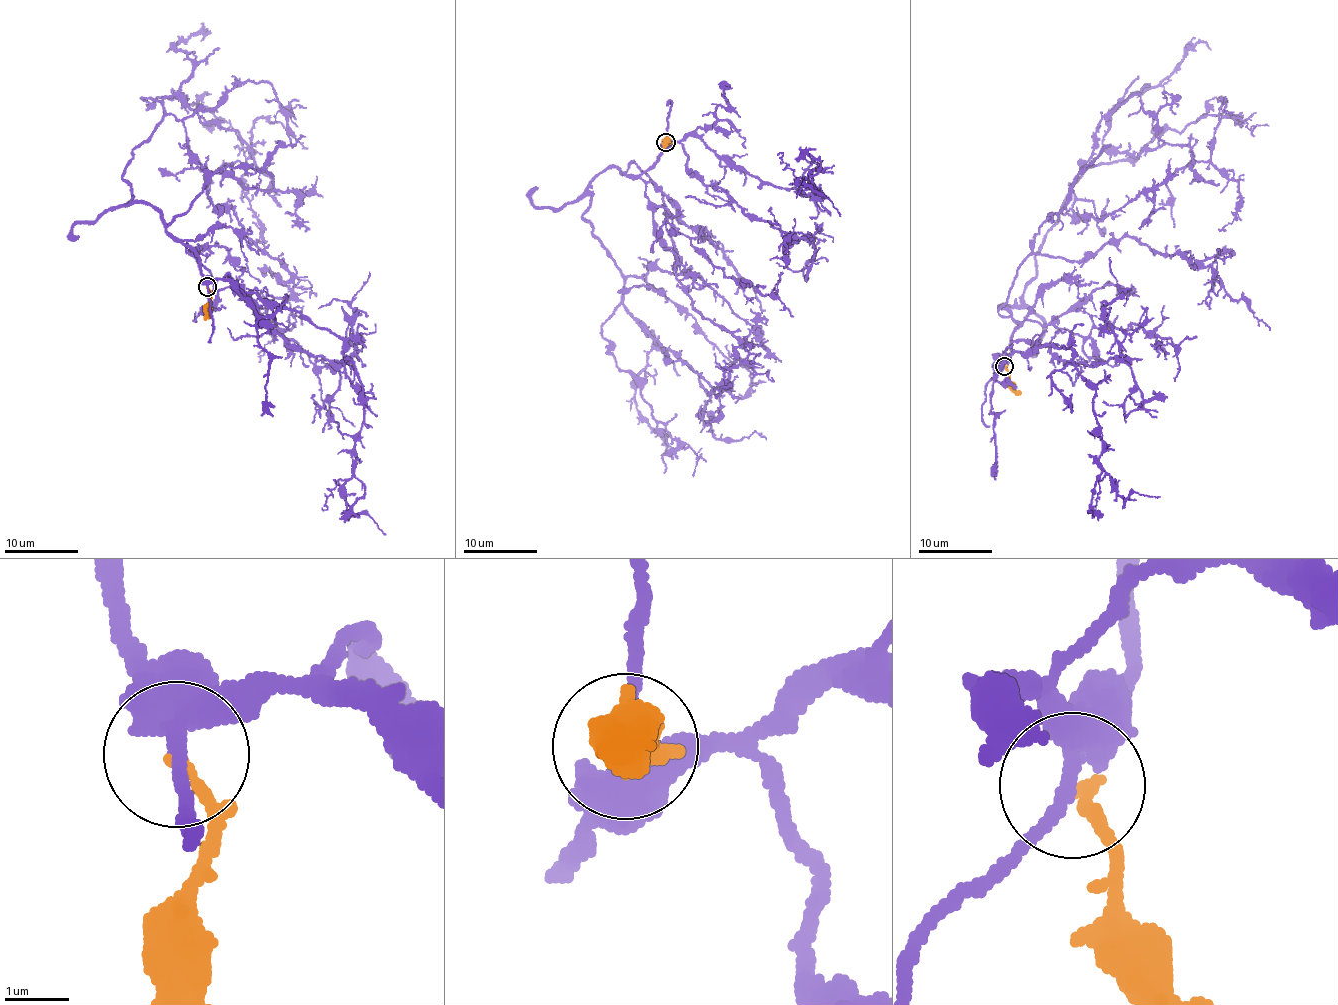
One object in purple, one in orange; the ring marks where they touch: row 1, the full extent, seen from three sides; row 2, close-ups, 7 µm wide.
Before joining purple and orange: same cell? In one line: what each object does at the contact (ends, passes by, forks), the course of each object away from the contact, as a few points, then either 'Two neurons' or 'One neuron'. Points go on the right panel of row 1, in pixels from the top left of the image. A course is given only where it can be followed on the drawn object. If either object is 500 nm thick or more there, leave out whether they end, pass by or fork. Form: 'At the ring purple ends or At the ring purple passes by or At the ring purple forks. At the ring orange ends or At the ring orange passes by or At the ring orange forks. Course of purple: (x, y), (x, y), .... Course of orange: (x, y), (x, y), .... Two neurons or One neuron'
At the ring purple passes by. At the ring orange ends. Course of purple: (1004, 367), (1019, 324), (1001, 307), (1036, 275), (1089, 164), (1166, 143), (1210, 157), (1225, 99), (1234, 111). Course of orange: (1004, 367), (1009, 374), (1009, 383), (1020, 395). Two neurons

